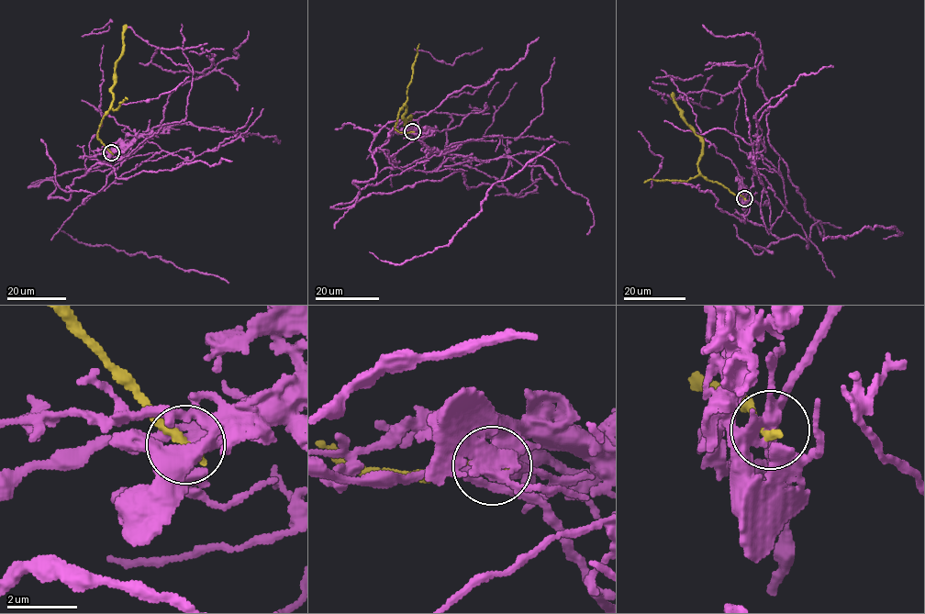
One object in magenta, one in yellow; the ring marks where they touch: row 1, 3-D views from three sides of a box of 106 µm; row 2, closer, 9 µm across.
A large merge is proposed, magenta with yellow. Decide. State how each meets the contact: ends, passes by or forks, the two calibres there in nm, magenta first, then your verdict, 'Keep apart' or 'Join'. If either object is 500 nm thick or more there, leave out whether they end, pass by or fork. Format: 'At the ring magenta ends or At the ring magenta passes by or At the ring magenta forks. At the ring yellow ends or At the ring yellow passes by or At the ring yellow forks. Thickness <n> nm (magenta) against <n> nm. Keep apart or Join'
At the ring magenta forks. At the ring yellow ends. Thickness 320 nm (magenta) against 300 nm. Keep apart

